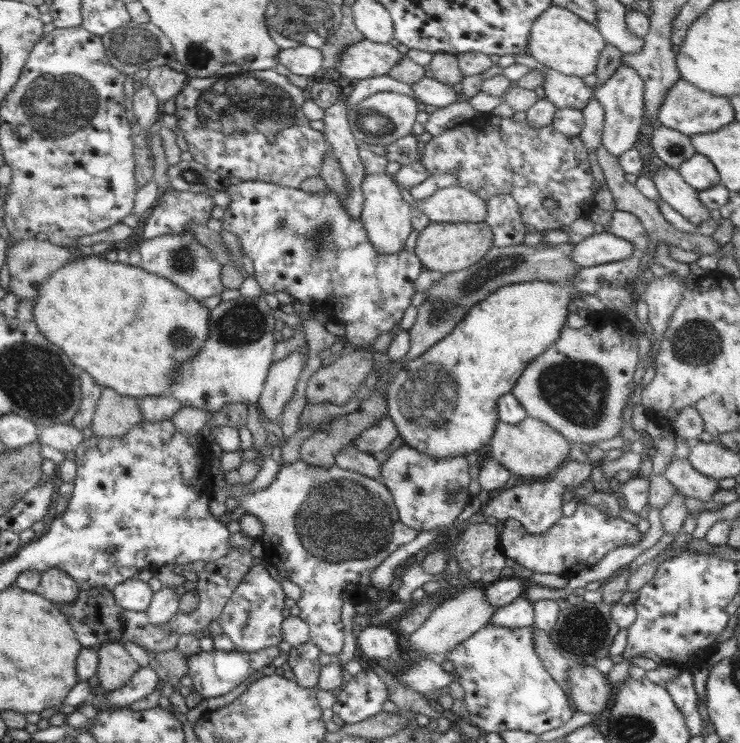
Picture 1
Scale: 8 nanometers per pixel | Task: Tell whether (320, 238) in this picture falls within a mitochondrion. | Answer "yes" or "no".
yes

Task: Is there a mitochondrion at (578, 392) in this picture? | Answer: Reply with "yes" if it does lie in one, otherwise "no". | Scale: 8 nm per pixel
yes

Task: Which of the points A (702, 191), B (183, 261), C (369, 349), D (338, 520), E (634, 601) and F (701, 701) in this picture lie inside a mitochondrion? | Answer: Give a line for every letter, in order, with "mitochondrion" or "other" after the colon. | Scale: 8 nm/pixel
A: other
B: mitochondrion
C: other
D: mitochondrion
E: other
F: other

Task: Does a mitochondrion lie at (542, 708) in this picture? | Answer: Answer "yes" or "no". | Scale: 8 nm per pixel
no

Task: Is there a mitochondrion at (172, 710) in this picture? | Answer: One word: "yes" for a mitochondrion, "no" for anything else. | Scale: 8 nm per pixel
no

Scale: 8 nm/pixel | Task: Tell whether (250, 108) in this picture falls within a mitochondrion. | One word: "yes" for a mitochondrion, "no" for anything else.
yes

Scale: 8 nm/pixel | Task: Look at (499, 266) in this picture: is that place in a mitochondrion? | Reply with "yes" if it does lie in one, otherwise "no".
yes

